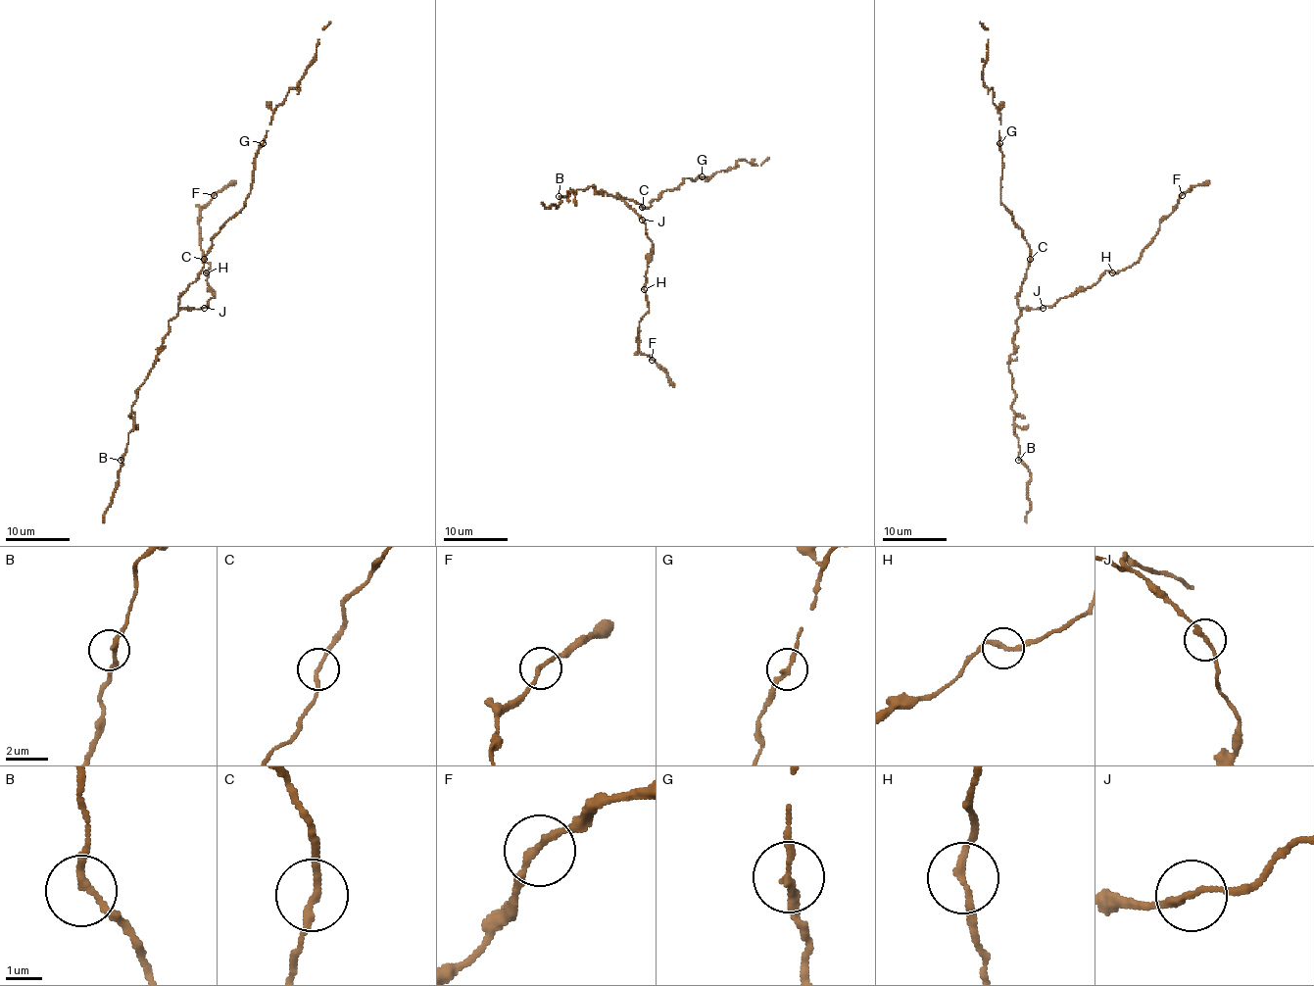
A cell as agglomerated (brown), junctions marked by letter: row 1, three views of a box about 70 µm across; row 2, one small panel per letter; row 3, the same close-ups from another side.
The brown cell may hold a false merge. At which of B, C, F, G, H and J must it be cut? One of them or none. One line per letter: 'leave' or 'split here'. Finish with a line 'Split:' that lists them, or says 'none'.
B: leave
C: leave
F: leave
G: leave
H: leave
J: leave
Split: none

